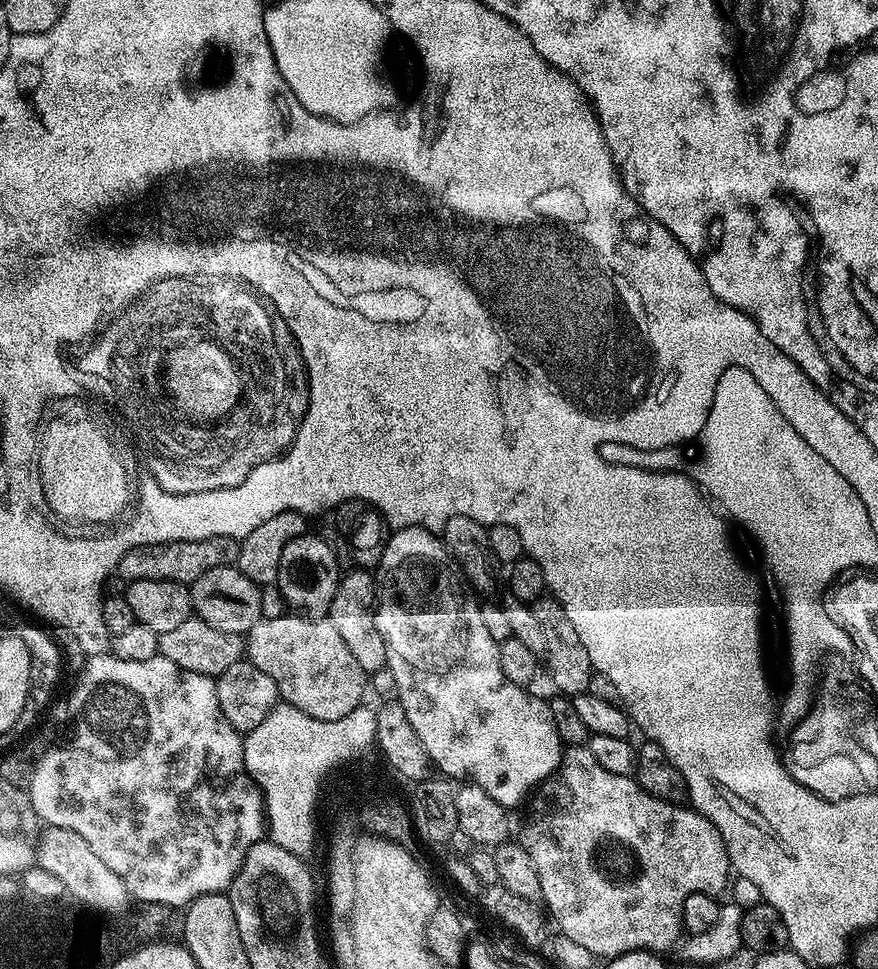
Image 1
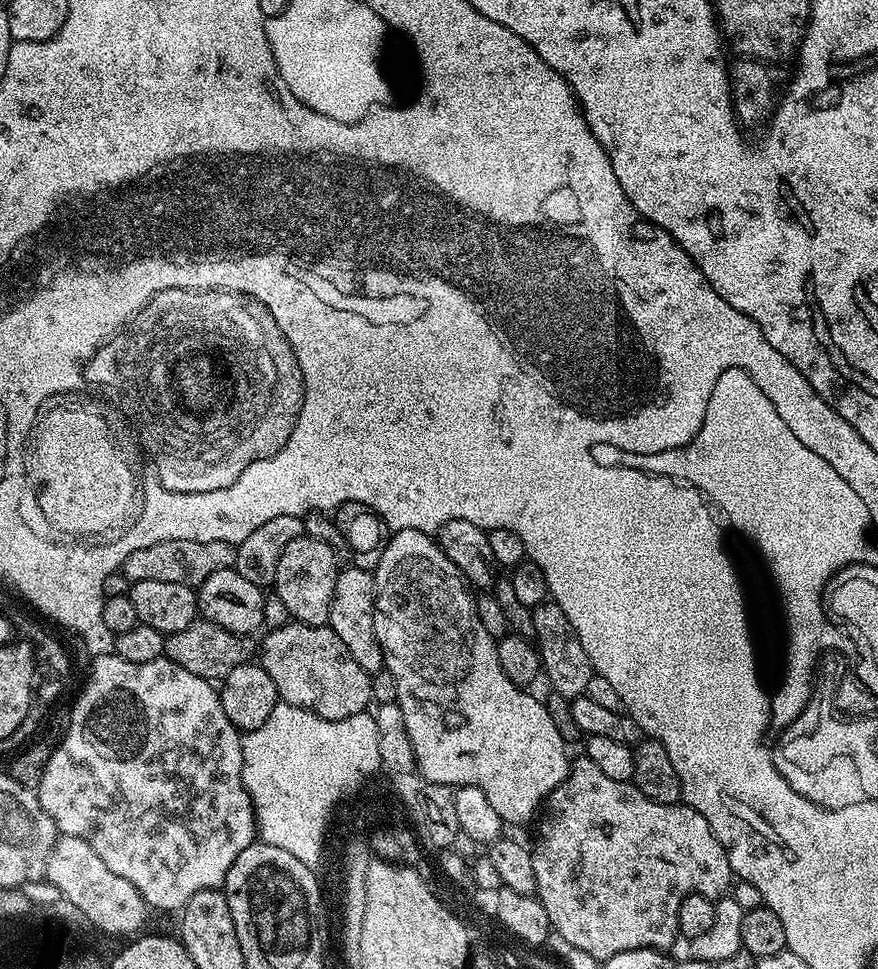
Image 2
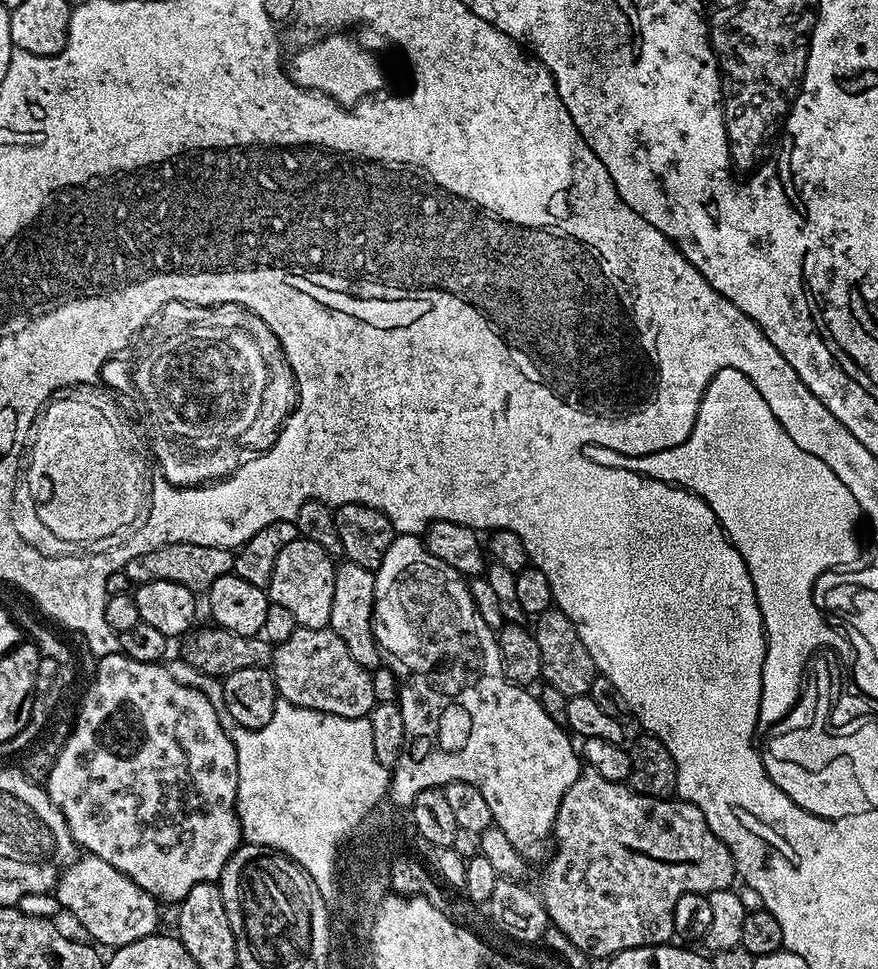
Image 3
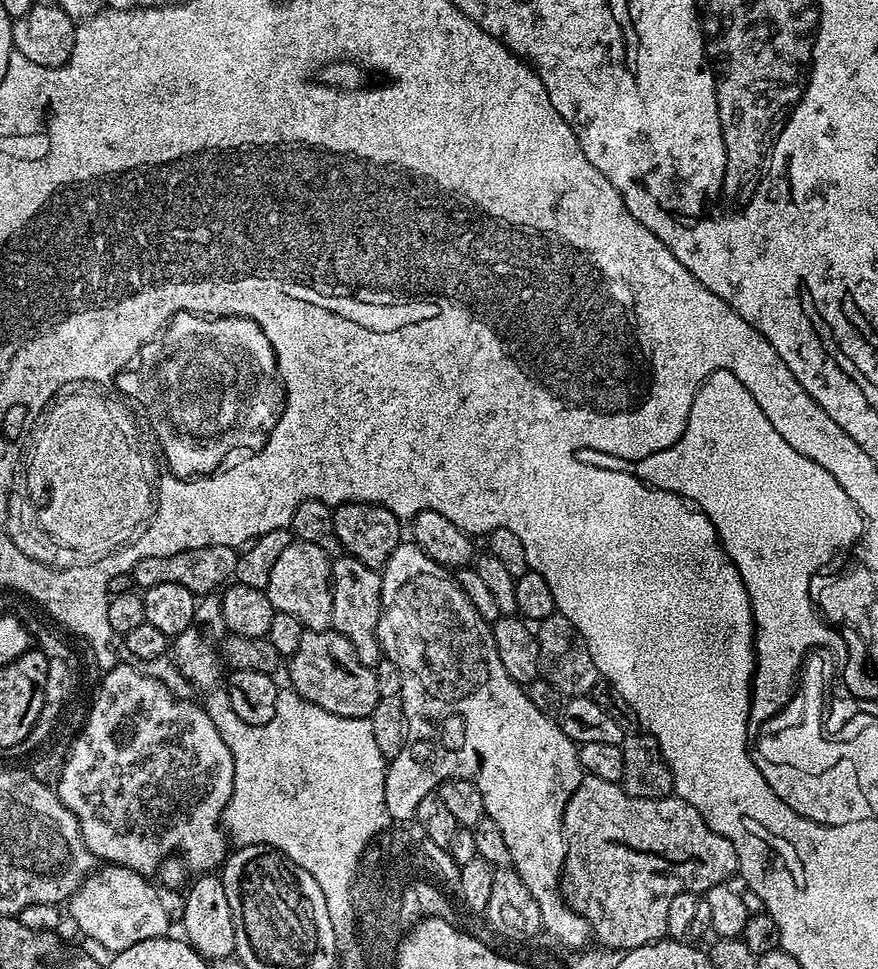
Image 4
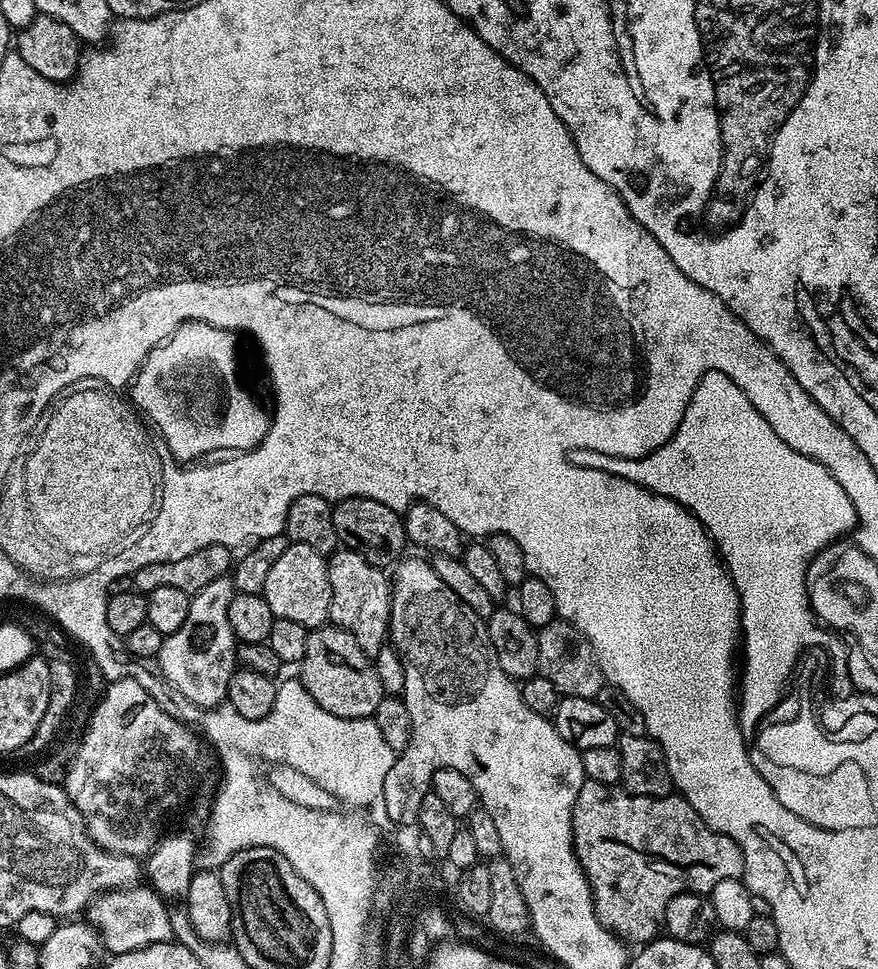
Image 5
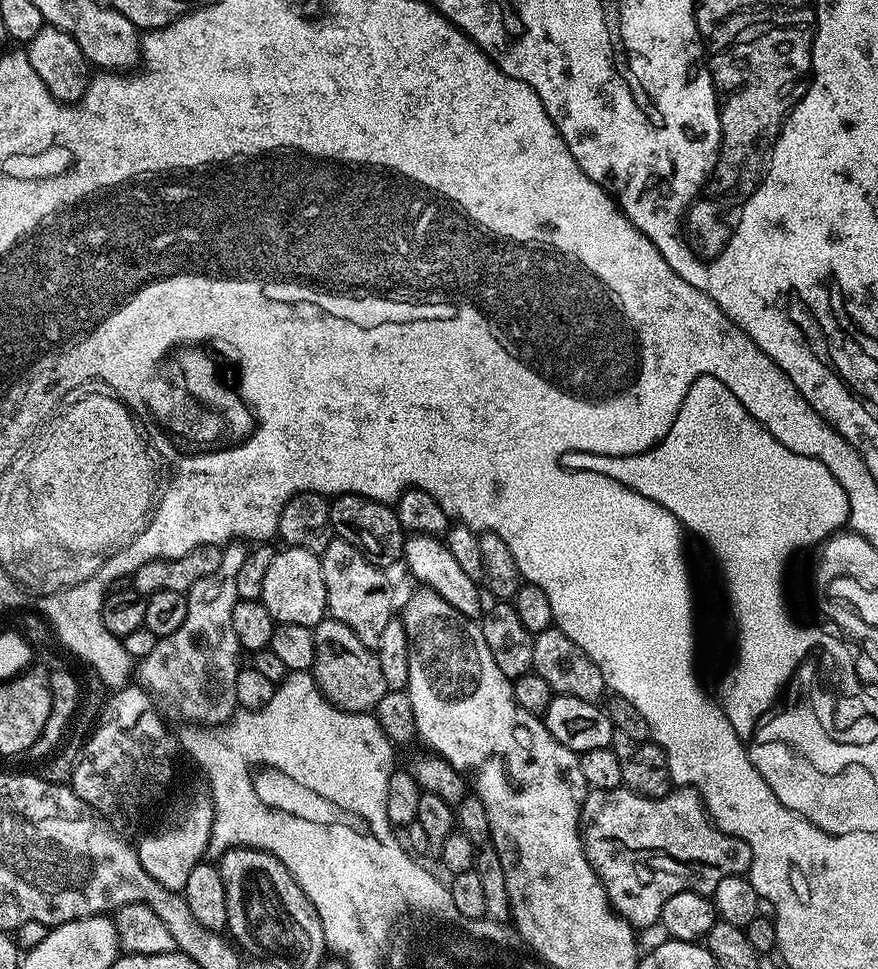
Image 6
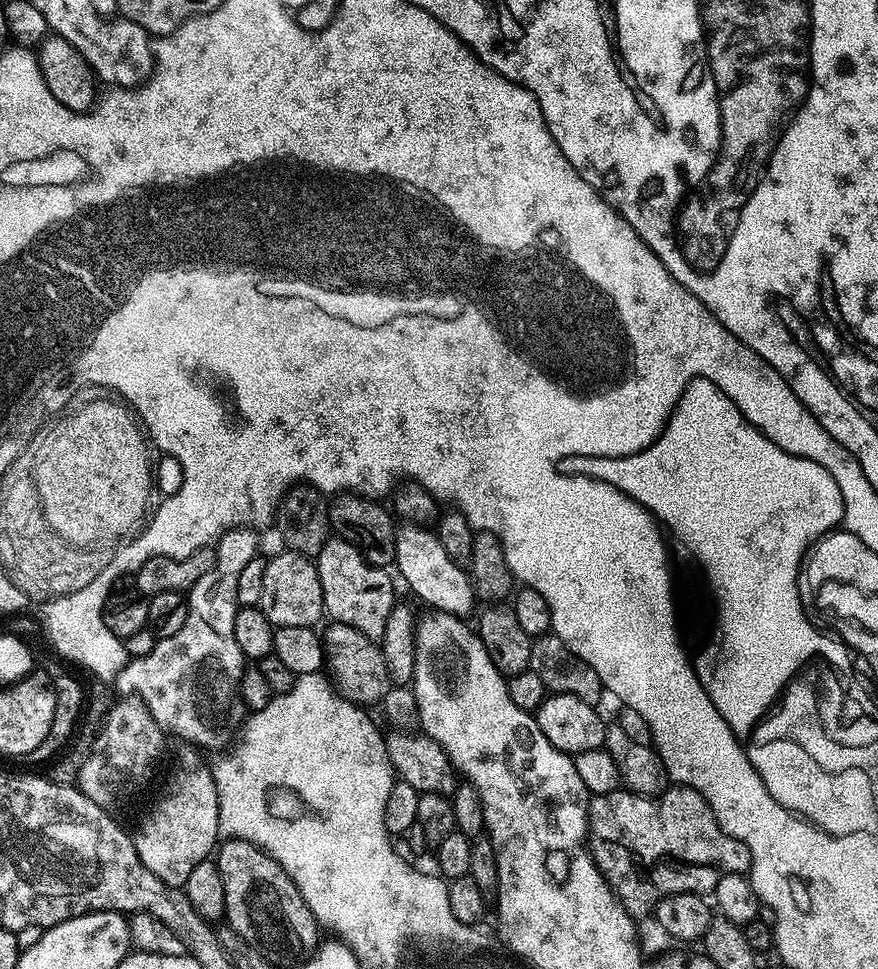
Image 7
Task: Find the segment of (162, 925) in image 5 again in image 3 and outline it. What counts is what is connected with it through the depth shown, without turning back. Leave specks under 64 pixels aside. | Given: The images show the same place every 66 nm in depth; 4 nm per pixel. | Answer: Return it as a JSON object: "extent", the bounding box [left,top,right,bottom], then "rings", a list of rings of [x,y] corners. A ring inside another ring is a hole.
{"extent":[54,854,157,950],"rings":[[[84,854],[69,864],[60,873],[54,895],[58,898],[61,909],[65,913],[69,912],[93,936],[91,939],[97,945],[105,944],[108,950],[138,942],[157,931],[156,897],[142,890],[130,878],[126,878],[126,874],[114,870],[110,862],[102,862],[102,858],[97,856]]]}

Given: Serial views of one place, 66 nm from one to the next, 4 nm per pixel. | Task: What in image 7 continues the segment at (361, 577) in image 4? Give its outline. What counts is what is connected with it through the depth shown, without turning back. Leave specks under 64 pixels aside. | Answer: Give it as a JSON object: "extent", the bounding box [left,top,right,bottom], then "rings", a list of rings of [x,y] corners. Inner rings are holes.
{"extent":[314,538,398,642],"rings":[[[329,538],[314,563],[322,582],[324,611],[329,621],[345,624],[361,632],[367,640],[378,642],[386,630],[386,618],[398,603],[392,580],[383,568],[376,568],[354,545],[339,538]]]}

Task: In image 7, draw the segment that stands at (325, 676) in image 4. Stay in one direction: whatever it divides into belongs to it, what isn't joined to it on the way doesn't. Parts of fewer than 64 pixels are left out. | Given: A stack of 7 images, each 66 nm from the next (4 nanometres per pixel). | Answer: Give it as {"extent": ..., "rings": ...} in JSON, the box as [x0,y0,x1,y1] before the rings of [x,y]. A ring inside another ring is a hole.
{"extent":[322,622,390,706],"rings":[[[335,622],[329,623],[327,626],[328,629],[323,629],[322,641],[324,664],[332,688],[351,704],[361,706],[379,705],[390,687],[386,662],[379,647],[350,626]]]}

